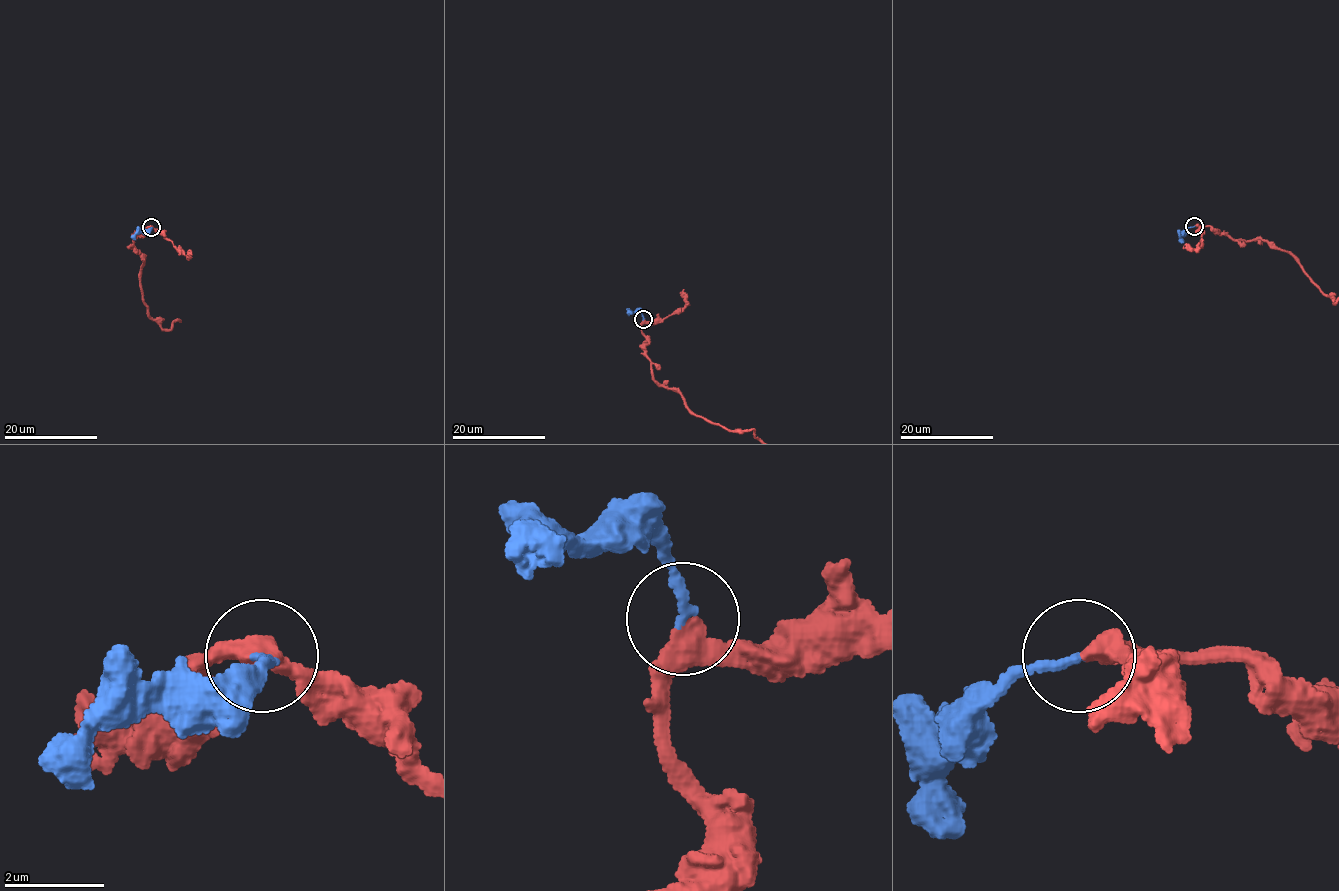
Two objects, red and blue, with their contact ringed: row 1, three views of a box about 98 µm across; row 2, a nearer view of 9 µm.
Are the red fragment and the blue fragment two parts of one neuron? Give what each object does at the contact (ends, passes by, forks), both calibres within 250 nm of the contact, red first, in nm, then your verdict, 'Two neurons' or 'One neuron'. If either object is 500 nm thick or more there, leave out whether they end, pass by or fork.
At the ring red passes by. At the ring blue ends. Thickness 400 nm (red) against 200 nm. One neuron

